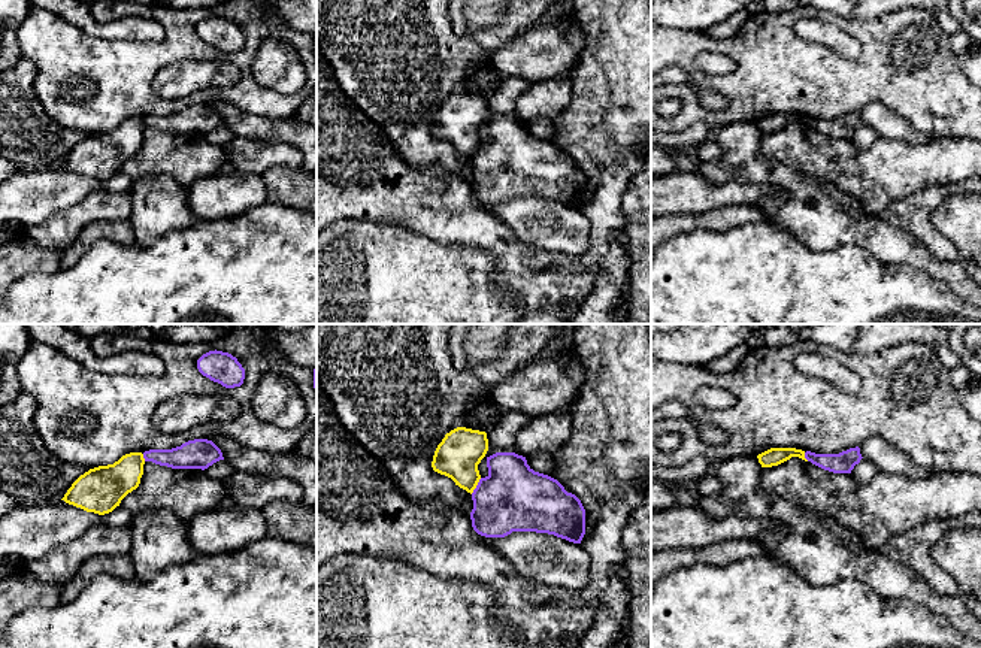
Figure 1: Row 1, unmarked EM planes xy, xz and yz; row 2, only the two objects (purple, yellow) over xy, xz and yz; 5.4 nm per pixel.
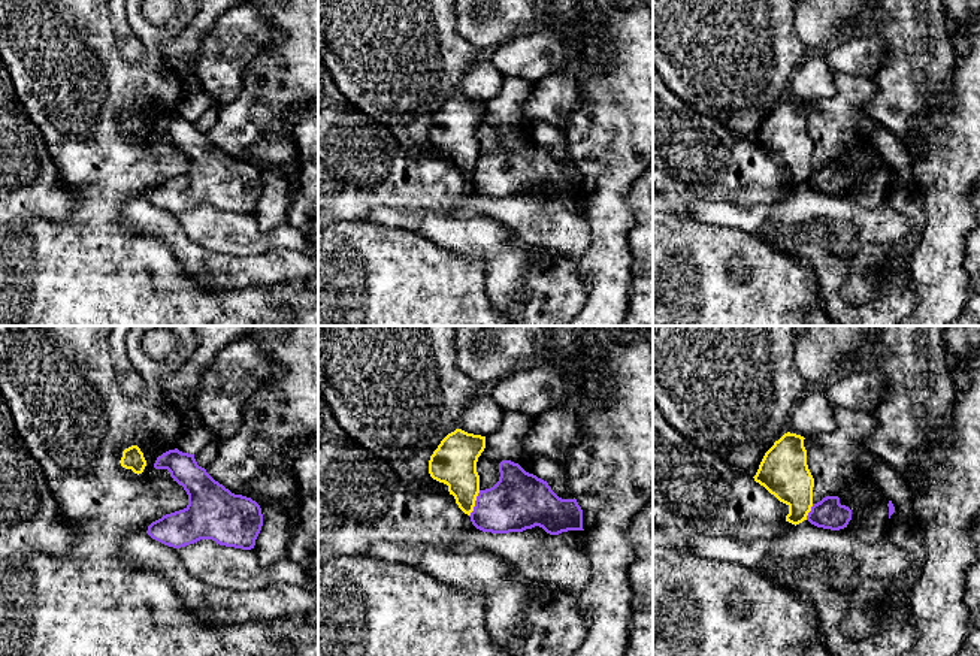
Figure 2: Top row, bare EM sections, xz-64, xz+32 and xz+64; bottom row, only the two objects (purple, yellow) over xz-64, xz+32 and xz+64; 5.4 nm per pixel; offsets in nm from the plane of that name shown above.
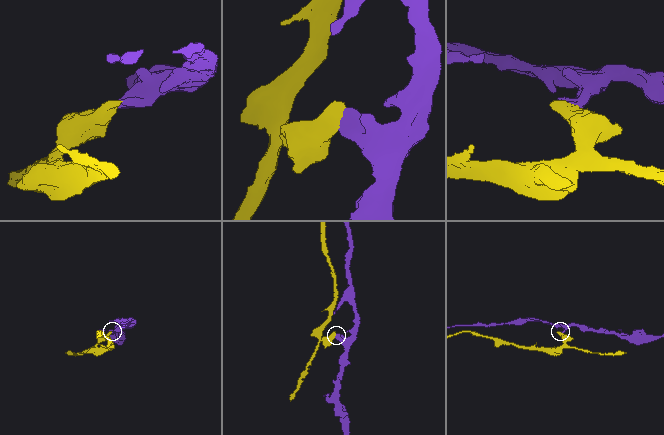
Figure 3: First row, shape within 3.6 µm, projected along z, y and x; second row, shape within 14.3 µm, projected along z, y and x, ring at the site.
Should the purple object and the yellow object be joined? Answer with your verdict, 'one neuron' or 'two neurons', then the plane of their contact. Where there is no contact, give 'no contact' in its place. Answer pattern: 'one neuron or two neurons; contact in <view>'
two neurons; contact in xz

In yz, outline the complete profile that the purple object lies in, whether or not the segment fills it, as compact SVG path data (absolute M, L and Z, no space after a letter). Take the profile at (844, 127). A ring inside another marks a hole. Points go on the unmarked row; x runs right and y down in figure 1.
M856 112L839 119L815 119L806 116L805 124L812 130L833 139L851 139L854 131L859 130L863 122L860 119L860 113Z

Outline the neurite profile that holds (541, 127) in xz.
M530 116L526 118L526 125L535 137L554 143L554 125L551 119L545 116Z

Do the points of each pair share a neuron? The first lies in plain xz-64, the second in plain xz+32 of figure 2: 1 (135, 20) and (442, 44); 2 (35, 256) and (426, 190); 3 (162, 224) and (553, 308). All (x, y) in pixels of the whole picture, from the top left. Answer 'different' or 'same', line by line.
1: same
2: different
3: same

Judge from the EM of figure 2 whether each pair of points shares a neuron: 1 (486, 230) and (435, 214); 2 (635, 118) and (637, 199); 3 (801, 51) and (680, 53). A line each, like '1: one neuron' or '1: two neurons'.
1: one neuron
2: two neurons
3: one neuron

